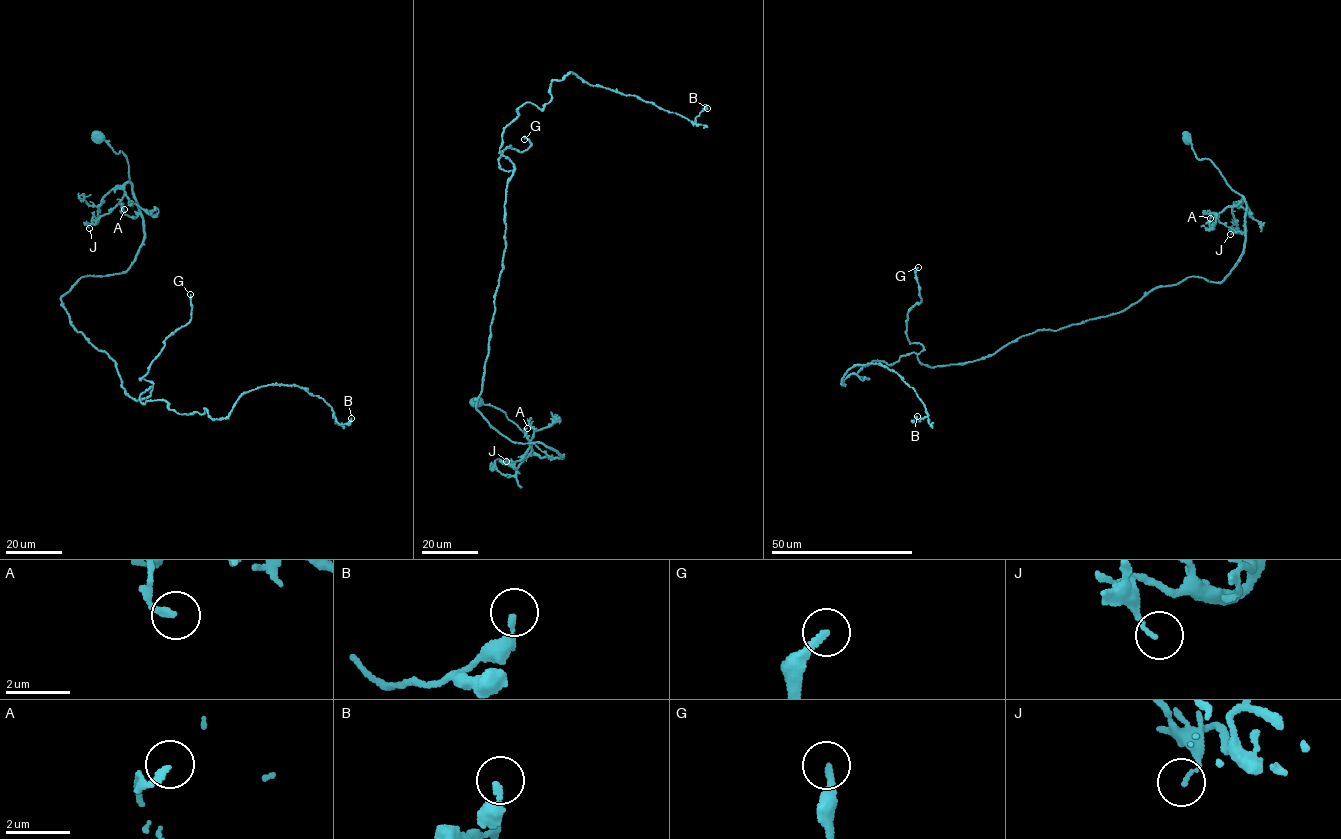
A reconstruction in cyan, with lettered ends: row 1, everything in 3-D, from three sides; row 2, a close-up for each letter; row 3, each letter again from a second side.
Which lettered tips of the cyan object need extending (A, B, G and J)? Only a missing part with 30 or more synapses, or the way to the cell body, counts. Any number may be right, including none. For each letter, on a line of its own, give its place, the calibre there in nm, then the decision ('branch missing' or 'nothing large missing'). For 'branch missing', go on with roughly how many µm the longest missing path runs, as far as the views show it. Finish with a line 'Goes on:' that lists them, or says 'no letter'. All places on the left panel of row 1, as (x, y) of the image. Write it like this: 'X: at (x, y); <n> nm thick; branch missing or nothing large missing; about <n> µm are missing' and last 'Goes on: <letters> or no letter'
A: at (124, 209); 200 nm thick; nothing large missing
B: at (351, 418); 260 nm thick; nothing large missing
G: at (190, 294); 200 nm thick; branch missing; about 80 µm are missing
J: at (89, 228); 100 nm thick; nothing large missing
Goes on: G

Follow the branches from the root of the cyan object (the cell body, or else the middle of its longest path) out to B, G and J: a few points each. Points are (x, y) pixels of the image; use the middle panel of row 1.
B: (476, 401), (563, 459), (476, 408), (517, 108), (571, 72), (694, 123), (707, 108)
G: (476, 401), (563, 459), (476, 408), (515, 168), (498, 160), (524, 139)
J: (476, 401), (500, 408), (526, 435), (533, 454), (530, 454), (530, 447), (515, 464), (503, 463), (506, 461)

